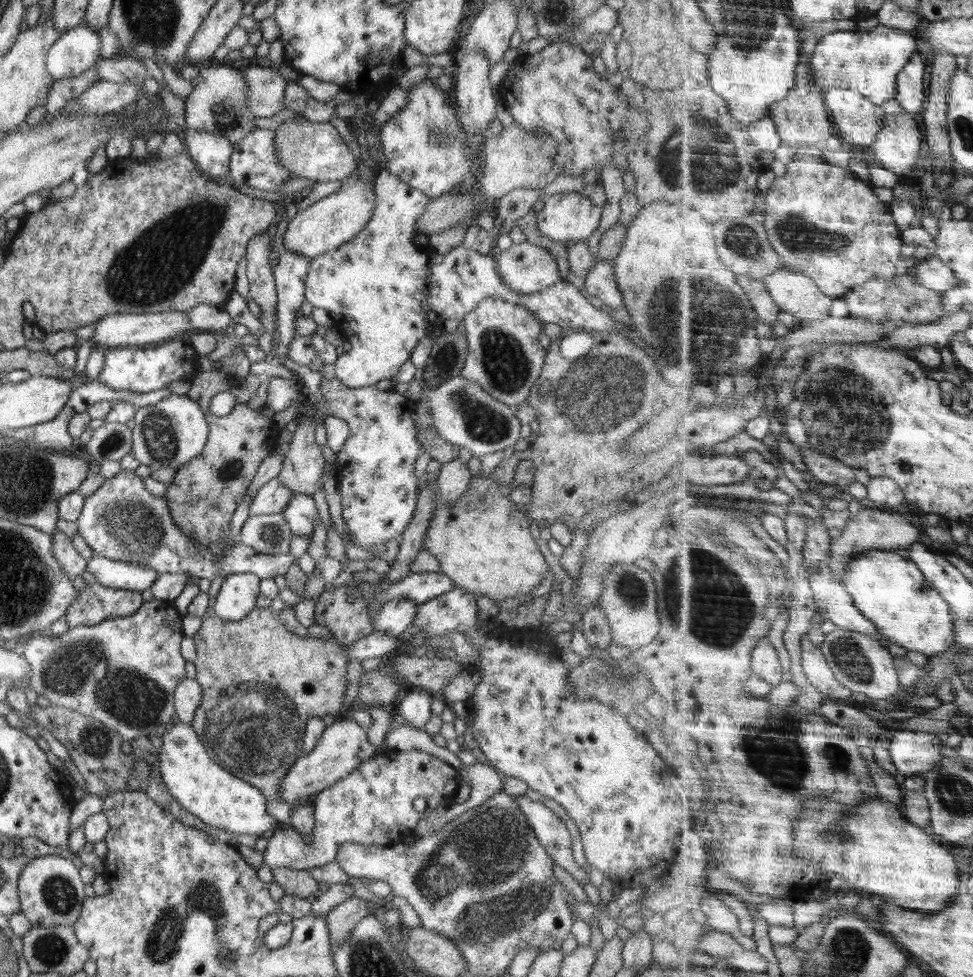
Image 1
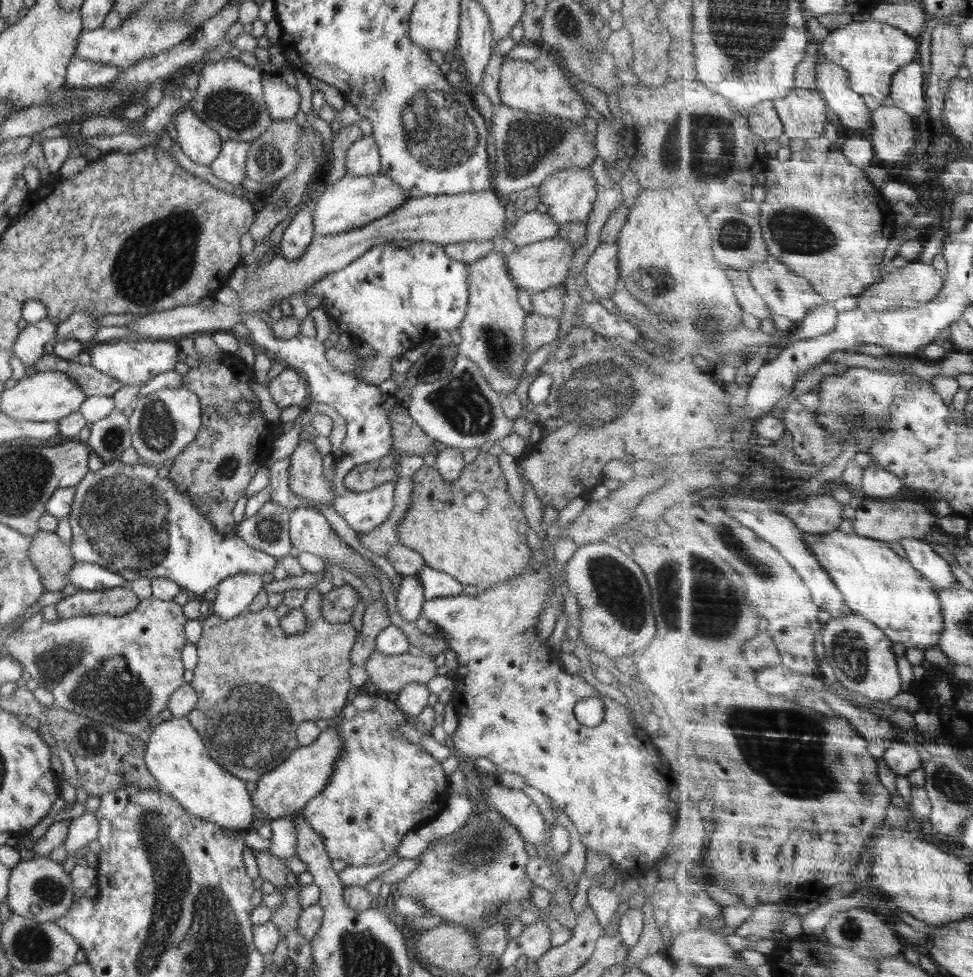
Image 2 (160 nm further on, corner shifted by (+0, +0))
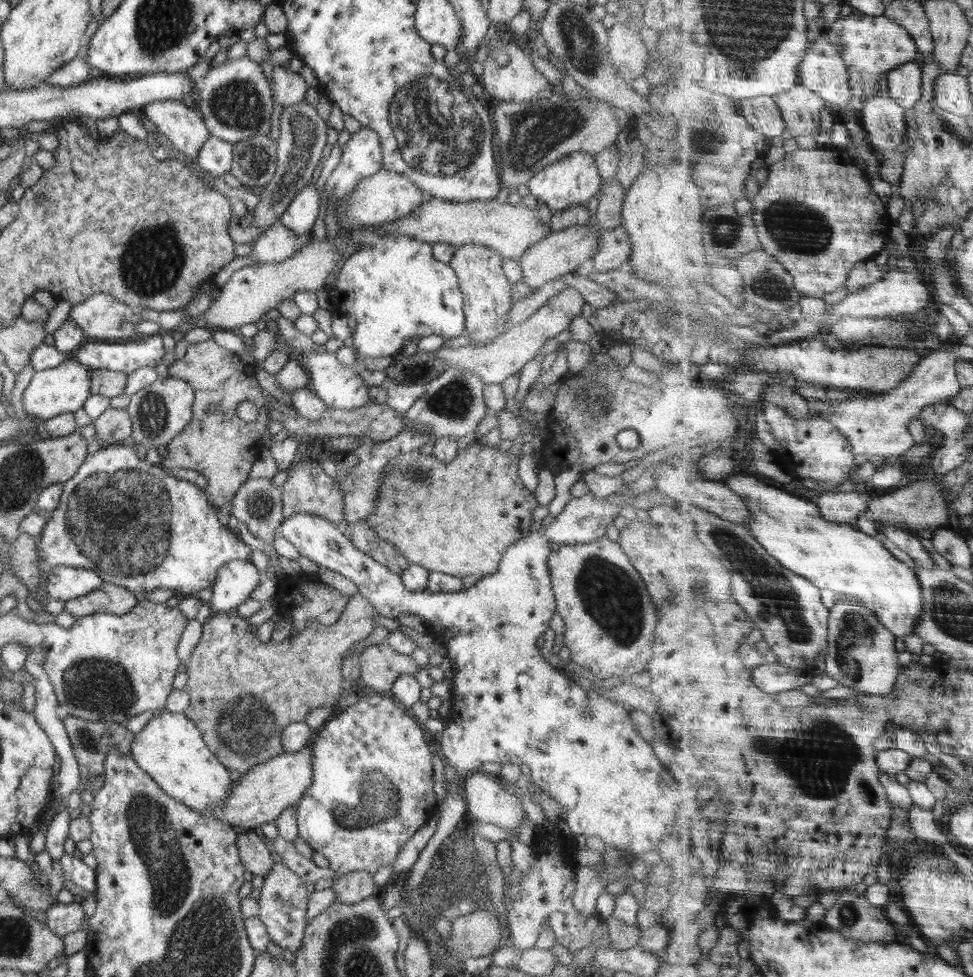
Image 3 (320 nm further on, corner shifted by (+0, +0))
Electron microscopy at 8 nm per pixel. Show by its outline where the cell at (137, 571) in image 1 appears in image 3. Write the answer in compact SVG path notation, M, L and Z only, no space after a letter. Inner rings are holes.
M55 566L45 576L48 598L72 600L84 596L104 583L98 573L82 567Z

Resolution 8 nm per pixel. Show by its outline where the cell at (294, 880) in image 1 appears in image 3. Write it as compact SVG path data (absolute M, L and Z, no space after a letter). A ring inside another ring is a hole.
M240 831L238 851L246 872L263 877L275 863L267 844L255 833Z

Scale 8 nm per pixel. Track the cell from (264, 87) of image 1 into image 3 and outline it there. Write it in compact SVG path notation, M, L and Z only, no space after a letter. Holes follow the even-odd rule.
M275 65L272 82L274 82L274 88L272 89L274 101L280 103L283 108L304 100L307 86L306 81L299 73Z

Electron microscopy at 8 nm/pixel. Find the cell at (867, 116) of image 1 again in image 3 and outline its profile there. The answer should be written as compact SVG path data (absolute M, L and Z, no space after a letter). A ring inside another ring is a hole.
M826 34L812 43L800 75L800 82L825 97L829 105L851 110L853 88L848 64Z

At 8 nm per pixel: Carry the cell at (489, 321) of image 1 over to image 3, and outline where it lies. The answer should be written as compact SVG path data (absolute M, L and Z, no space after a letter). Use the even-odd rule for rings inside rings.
M464 244L450 260L450 267L458 277L464 298L464 334L475 345L483 345L494 340L510 326L507 326L507 313L512 310L512 284L504 275L503 259L498 252L478 244Z

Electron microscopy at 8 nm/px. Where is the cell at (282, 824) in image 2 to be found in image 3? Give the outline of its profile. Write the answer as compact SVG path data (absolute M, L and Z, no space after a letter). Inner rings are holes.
M391 695L363 696L352 706L348 706L346 710L340 712L336 718L332 718L329 722L325 722L320 732L315 733L316 739L310 744L308 748L312 749L312 767L314 767L314 778L310 788L302 795L302 798L297 802L295 807L285 808L280 816L275 820L278 834L284 838L288 843L294 843L297 837L302 838L316 853L325 856L330 863L330 868L341 876L352 871L368 871L375 874L380 866L393 864L396 862L396 856L400 850L406 845L410 838L417 832L417 830L427 824L433 816L438 803L436 795L434 794L434 776L432 759L434 755L430 752L424 736L422 734L422 725L414 720L410 713L400 706Z

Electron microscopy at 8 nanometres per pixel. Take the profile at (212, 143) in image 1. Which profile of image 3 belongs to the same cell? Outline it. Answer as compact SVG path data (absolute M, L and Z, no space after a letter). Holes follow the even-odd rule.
M165 100L149 102L142 112L177 151L197 160L210 135L197 107L188 107L181 100Z

